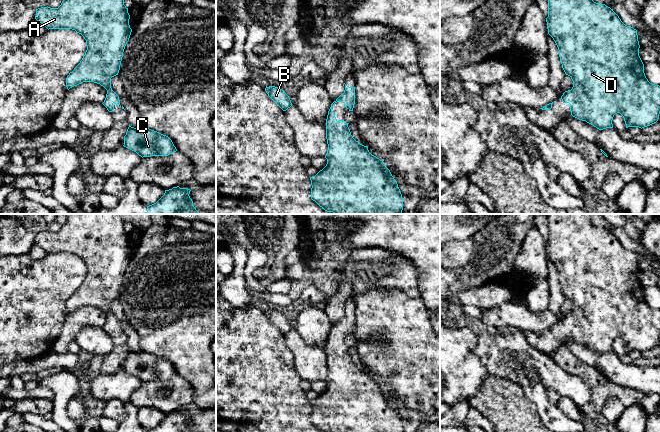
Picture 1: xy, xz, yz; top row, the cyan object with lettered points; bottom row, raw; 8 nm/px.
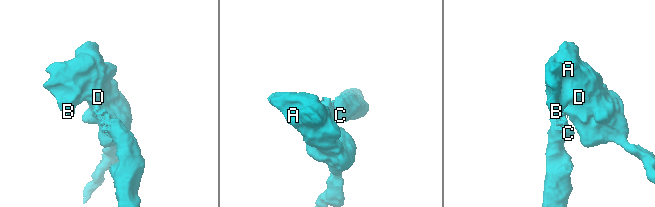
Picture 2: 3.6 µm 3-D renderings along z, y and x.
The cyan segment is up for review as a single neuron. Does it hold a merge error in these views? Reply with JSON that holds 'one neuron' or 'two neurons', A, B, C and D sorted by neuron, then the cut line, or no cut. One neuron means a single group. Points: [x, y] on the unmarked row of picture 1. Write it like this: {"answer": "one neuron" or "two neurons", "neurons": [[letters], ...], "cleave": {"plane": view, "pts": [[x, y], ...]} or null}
{"answer": "one neuron", "neurons": [["A", "B", "C", "D"]], "cleave": null}

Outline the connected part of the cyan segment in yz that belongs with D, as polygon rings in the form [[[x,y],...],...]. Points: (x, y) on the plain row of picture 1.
[[[549,214],[547,221],[548,258],[558,271],[565,298],[573,305],[572,313],[561,320],[562,326],[570,328],[571,339],[599,354],[613,352],[612,344],[617,337],[623,340],[626,352],[642,353],[656,347],[660,338],[660,310],[650,307],[645,300],[637,254],[625,249],[610,231],[594,226],[591,214]]]

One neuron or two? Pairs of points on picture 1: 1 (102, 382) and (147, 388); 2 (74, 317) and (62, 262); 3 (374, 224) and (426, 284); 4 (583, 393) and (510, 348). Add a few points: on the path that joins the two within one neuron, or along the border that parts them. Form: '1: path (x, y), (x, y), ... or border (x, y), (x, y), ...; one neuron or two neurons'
1: border (142, 382), (133, 391), (129, 399); two neurons
2: border (68, 314), (59, 336); two neurons
3: path (392, 229), (427, 266); one neuron
4: path (565, 383), (551, 376), (540, 367), (528, 365); one neuron

